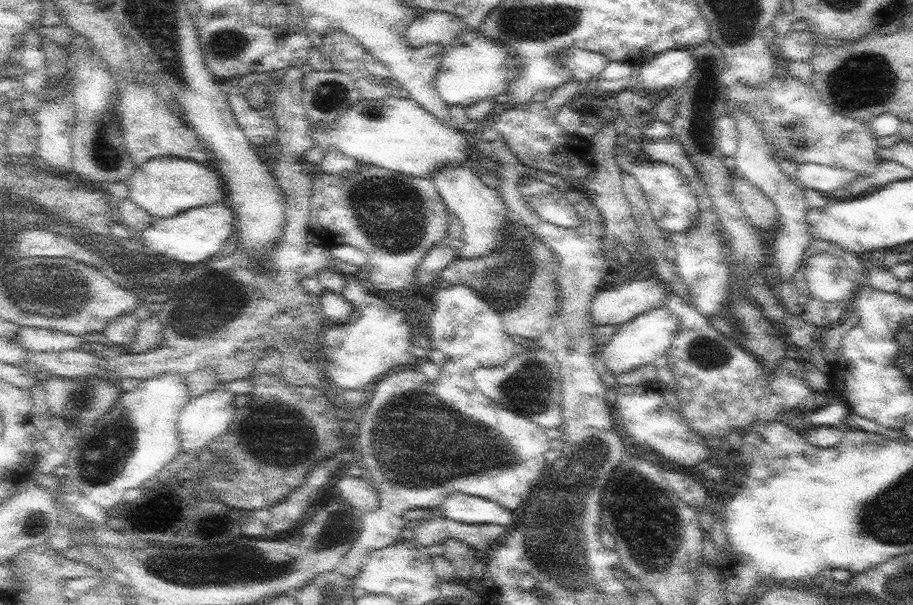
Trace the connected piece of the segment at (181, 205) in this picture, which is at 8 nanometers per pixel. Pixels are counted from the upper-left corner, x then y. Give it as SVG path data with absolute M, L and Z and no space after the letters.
M157 157L135 170L129 179L129 199L150 212L154 219L172 216L226 199L226 187L220 171L194 160Z

